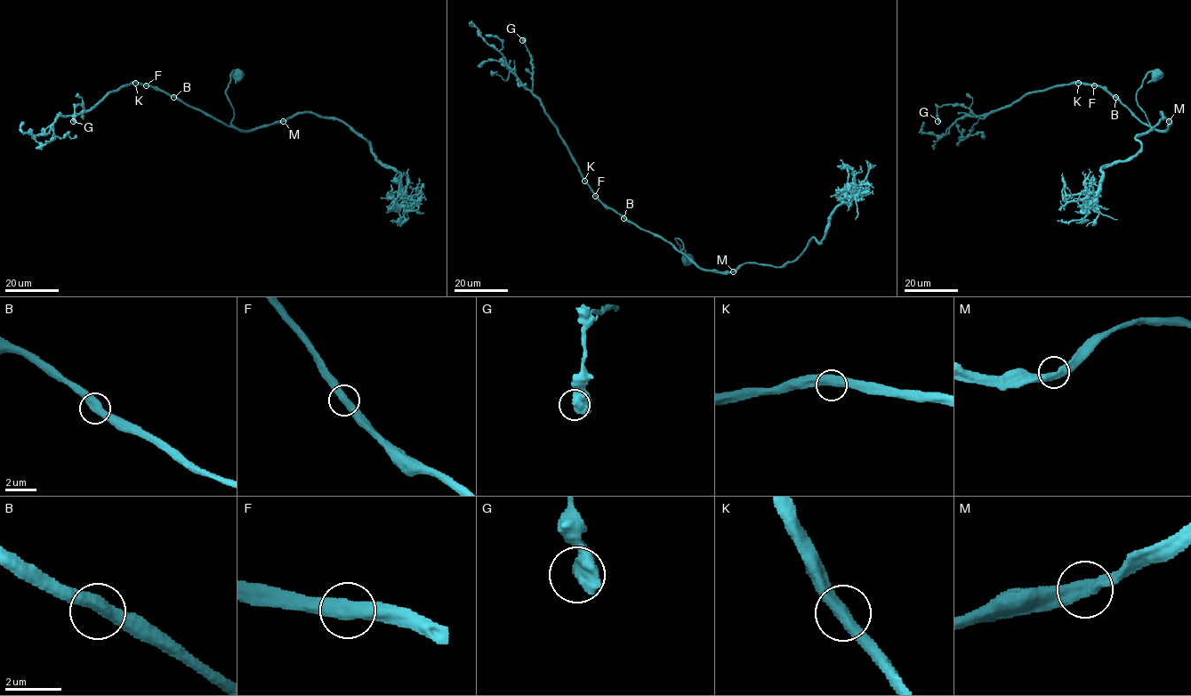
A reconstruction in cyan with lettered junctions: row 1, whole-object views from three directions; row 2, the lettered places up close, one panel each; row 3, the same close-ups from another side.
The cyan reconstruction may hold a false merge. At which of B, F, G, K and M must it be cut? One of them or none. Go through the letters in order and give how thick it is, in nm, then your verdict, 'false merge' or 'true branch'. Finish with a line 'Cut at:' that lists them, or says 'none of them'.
B: 480 nm | true branch
F: 480 nm | true branch
G: 500 nm | true branch
K: 480 nm | true branch
M: 480 nm | true branch
Cut at: none of them

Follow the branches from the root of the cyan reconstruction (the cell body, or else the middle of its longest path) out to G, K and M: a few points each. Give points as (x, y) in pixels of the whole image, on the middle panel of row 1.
G: (687, 256), (679, 238), (683, 244), (680, 252), (624, 219), (595, 194), (532, 92), (531, 55), (522, 40)
K: (687, 256), (675, 239), (679, 238), (683, 244), (680, 252), (608, 208), (584, 181)
M: (687, 256), (676, 238), (683, 244), (681, 252), (701, 268), (733, 271)

